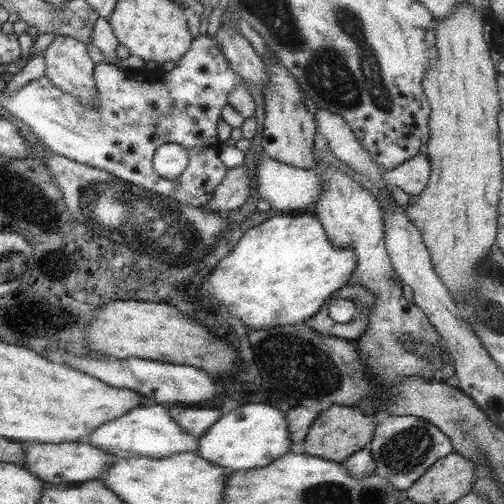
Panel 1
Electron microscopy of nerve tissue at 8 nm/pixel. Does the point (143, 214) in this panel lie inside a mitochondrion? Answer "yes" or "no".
yes

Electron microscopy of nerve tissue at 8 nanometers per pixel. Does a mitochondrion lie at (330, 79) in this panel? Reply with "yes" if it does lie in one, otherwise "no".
yes

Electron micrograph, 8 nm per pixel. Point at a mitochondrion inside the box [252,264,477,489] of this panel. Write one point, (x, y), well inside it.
(402, 451)

